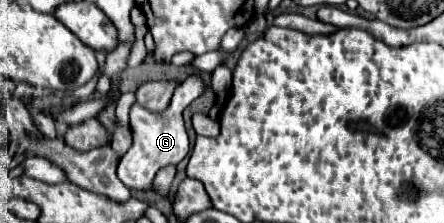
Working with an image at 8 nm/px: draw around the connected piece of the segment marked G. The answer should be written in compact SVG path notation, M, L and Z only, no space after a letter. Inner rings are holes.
M193 72L185 78L185 82L181 84L179 90L175 90L175 96L169 104L169 108L161 114L153 114L149 110L145 110L143 106L135 104L131 108L131 132L133 132L133 146L129 148L129 152L119 160L119 168L117 168L117 176L119 180L129 188L129 190L149 190L153 176L157 174L159 168L169 166L169 164L179 164L185 156L187 156L187 132L183 126L183 116L181 112L201 94L205 92L205 82L203 78Z

